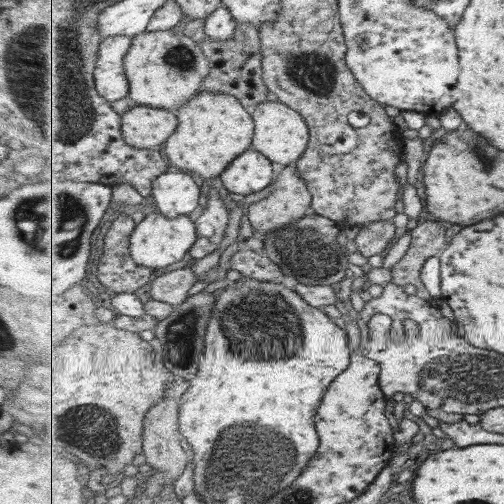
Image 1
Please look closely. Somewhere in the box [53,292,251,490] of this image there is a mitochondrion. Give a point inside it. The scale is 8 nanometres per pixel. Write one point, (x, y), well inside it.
(85, 430)

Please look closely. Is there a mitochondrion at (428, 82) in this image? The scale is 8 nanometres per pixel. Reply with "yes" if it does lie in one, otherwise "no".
no

